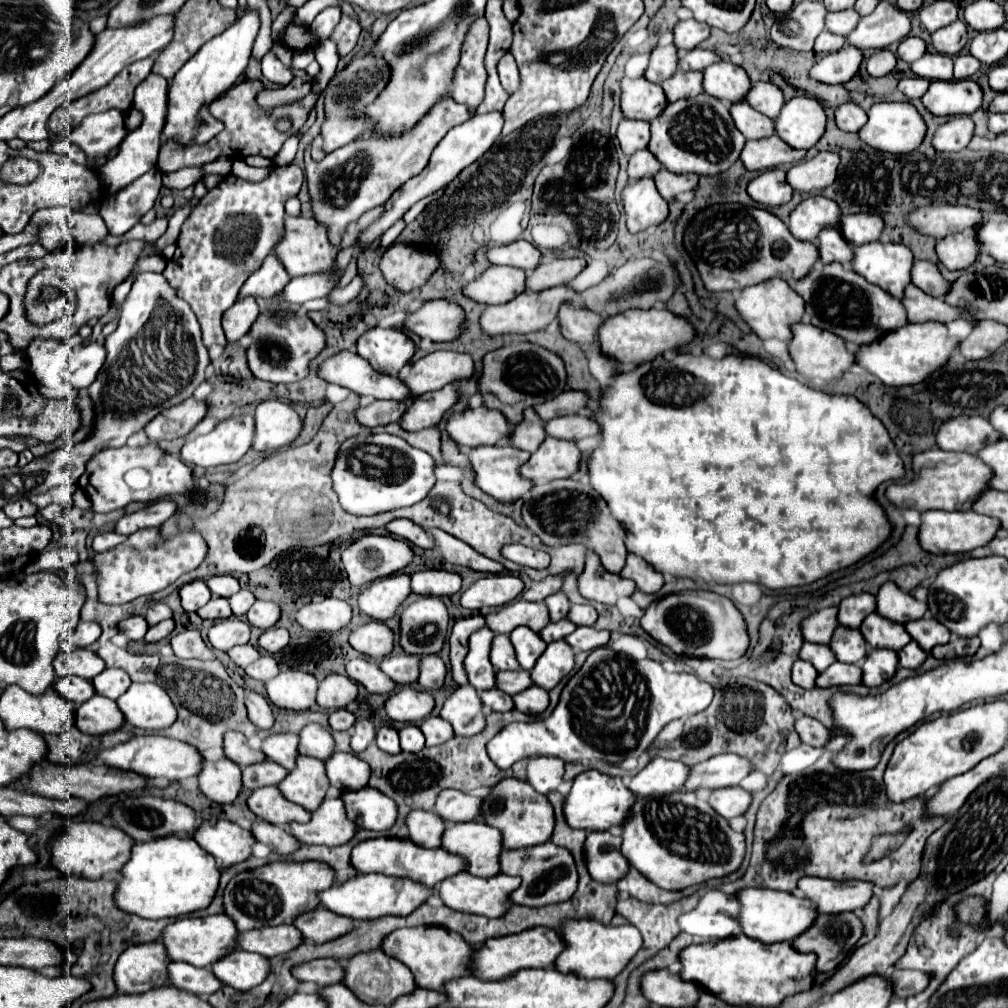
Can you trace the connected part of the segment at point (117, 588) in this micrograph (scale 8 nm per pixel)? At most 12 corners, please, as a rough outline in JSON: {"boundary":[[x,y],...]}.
{"boundary":[[138,530],[92,558],[98,602],[164,590],[204,562],[198,532]]}

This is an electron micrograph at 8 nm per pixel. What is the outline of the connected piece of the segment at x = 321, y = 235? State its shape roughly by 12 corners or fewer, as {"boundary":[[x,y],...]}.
{"boundary":[[286,218],[274,254],[292,278],[336,272],[340,250],[356,242],[356,222],[342,242],[314,218]]}

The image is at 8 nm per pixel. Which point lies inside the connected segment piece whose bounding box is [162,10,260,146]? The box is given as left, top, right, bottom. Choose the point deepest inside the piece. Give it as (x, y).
(218, 64)

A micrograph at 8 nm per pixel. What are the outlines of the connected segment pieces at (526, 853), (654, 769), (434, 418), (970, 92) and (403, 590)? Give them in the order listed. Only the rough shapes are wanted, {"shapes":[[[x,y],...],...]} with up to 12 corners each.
{"shapes":[[[544,842],[504,850],[502,872],[520,876],[512,902],[546,906],[578,886],[572,854]],[[652,758],[632,778],[636,796],[682,790],[690,768],[678,760]],[[448,384],[414,400],[400,424],[404,430],[436,426],[456,402]],[[936,80],[922,104],[936,116],[982,106],[974,80]],[[410,576],[372,582],[358,598],[360,610],[388,620],[412,594]]]}

